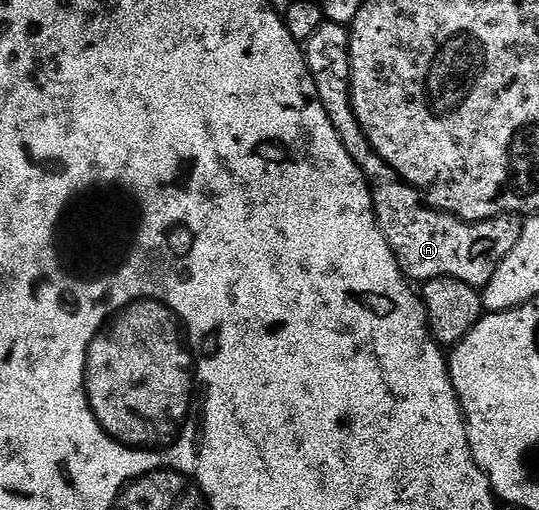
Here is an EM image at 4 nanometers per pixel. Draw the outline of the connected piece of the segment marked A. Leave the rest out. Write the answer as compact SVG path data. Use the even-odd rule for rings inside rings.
M323 21L320 29L312 33L312 37L304 45L306 64L312 73L312 81L316 81L316 93L324 105L324 113L332 121L344 149L356 161L356 165L364 173L367 183L370 185L370 195L374 199L374 216L378 218L380 229L388 241L388 245L394 251L398 264L405 277L414 283L423 283L434 279L456 279L464 281L469 287L479 289L486 287L488 281L492 281L492 273L500 269L504 257L516 249L516 241L520 241L523 216L498 215L495 219L485 219L479 223L469 223L463 219L457 219L454 215L444 214L425 204L420 192L405 183L385 161L376 153L360 125L360 121L354 112L354 106L350 100L350 32L341 23Z

